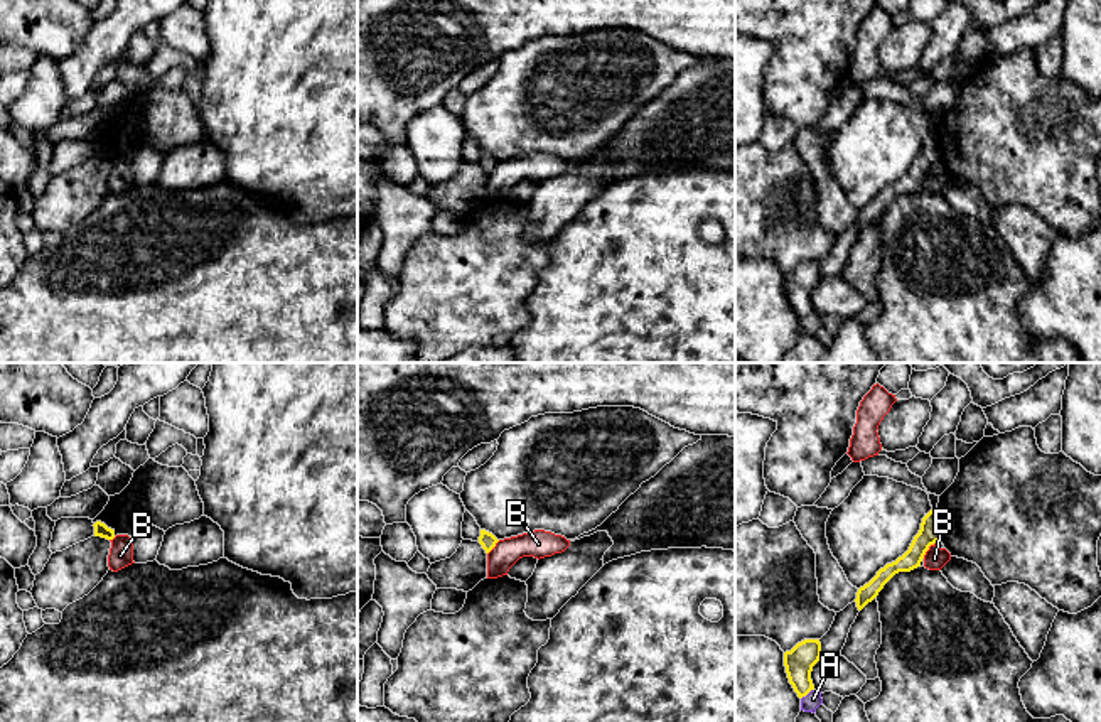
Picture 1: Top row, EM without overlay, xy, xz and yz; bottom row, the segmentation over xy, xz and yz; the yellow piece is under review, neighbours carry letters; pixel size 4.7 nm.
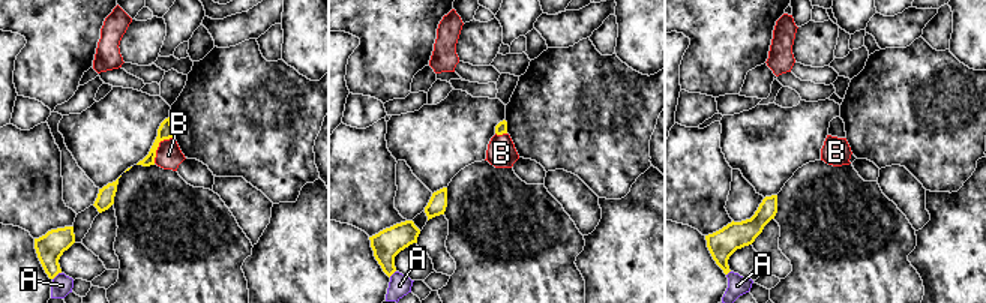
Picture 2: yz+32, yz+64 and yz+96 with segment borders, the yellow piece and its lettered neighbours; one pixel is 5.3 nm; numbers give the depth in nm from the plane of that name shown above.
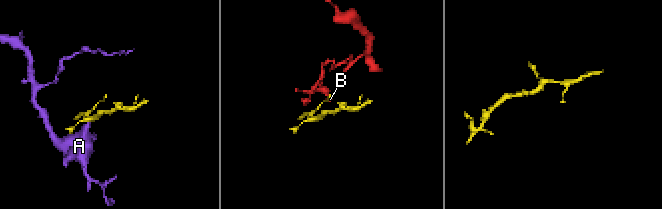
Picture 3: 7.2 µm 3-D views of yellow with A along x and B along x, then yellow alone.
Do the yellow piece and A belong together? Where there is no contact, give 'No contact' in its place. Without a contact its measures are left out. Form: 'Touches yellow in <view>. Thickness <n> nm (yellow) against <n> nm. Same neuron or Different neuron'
Touches yellow in yz. Thickness 140 nm (yellow) against 80 nm. Different neuron

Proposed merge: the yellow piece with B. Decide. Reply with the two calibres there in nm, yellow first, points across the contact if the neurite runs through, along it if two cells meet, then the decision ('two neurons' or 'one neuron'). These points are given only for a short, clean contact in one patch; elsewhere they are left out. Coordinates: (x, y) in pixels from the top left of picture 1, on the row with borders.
100/110 nm | along yz (939, 538), (923, 557) | two neurons

